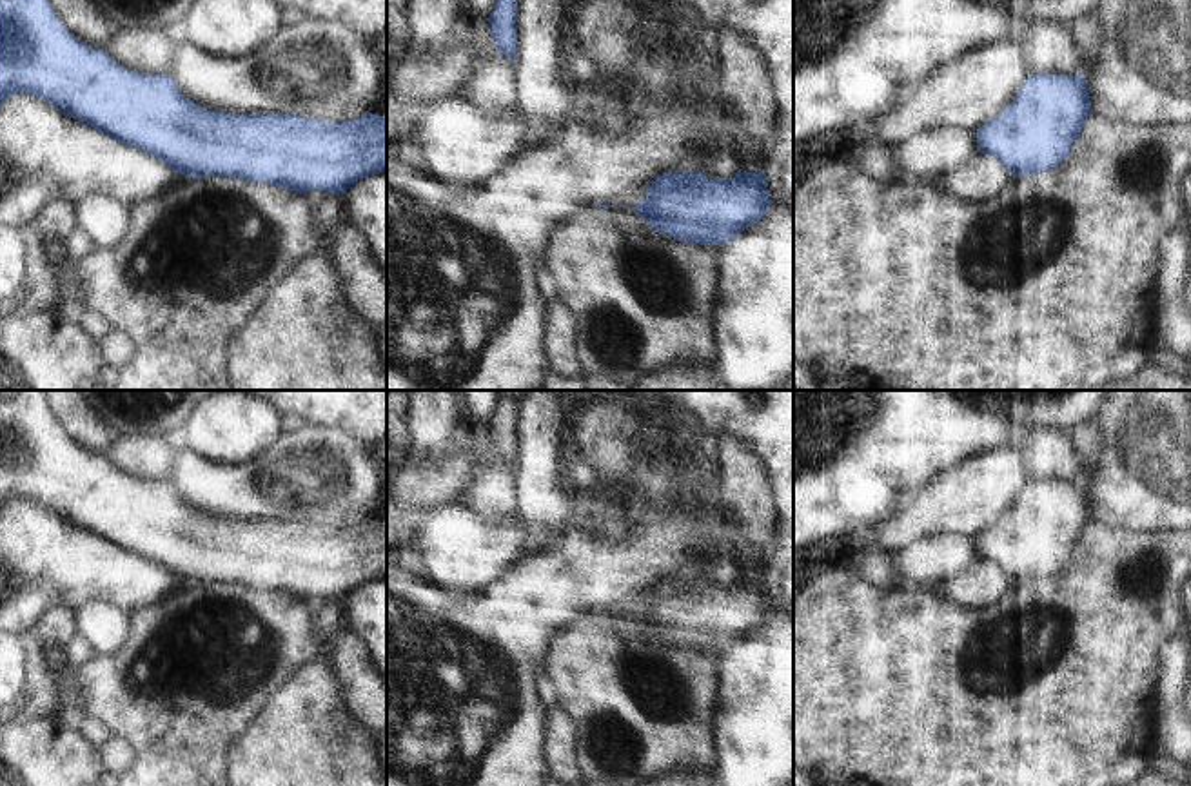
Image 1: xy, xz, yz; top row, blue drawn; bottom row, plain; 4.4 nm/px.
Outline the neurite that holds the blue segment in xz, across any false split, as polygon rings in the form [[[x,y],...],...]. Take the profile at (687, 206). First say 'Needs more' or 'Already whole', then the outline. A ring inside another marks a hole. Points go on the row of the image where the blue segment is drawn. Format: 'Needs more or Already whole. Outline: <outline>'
Already whole. Outline: [[[739,169],[728,180],[706,178],[697,171],[668,171],[655,176],[646,198],[634,203],[634,212],[655,232],[690,245],[719,245],[761,221],[772,198],[766,176]]]

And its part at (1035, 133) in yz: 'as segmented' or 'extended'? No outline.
as segmented

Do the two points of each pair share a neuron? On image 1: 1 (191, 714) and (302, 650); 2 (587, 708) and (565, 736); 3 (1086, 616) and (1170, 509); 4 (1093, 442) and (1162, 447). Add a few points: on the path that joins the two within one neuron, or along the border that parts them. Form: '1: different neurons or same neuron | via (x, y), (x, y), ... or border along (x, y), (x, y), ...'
1: same neuron | via (218, 703), (275, 650)
2: different neurons | border along (556, 705), (574, 728), (574, 763), (578, 766)
3: different neurons | border along (1112, 527), (1126, 530), (1171, 530)
4: different neurons | border along (1095, 420), (1101, 431), (1101, 458), (1084, 481)

